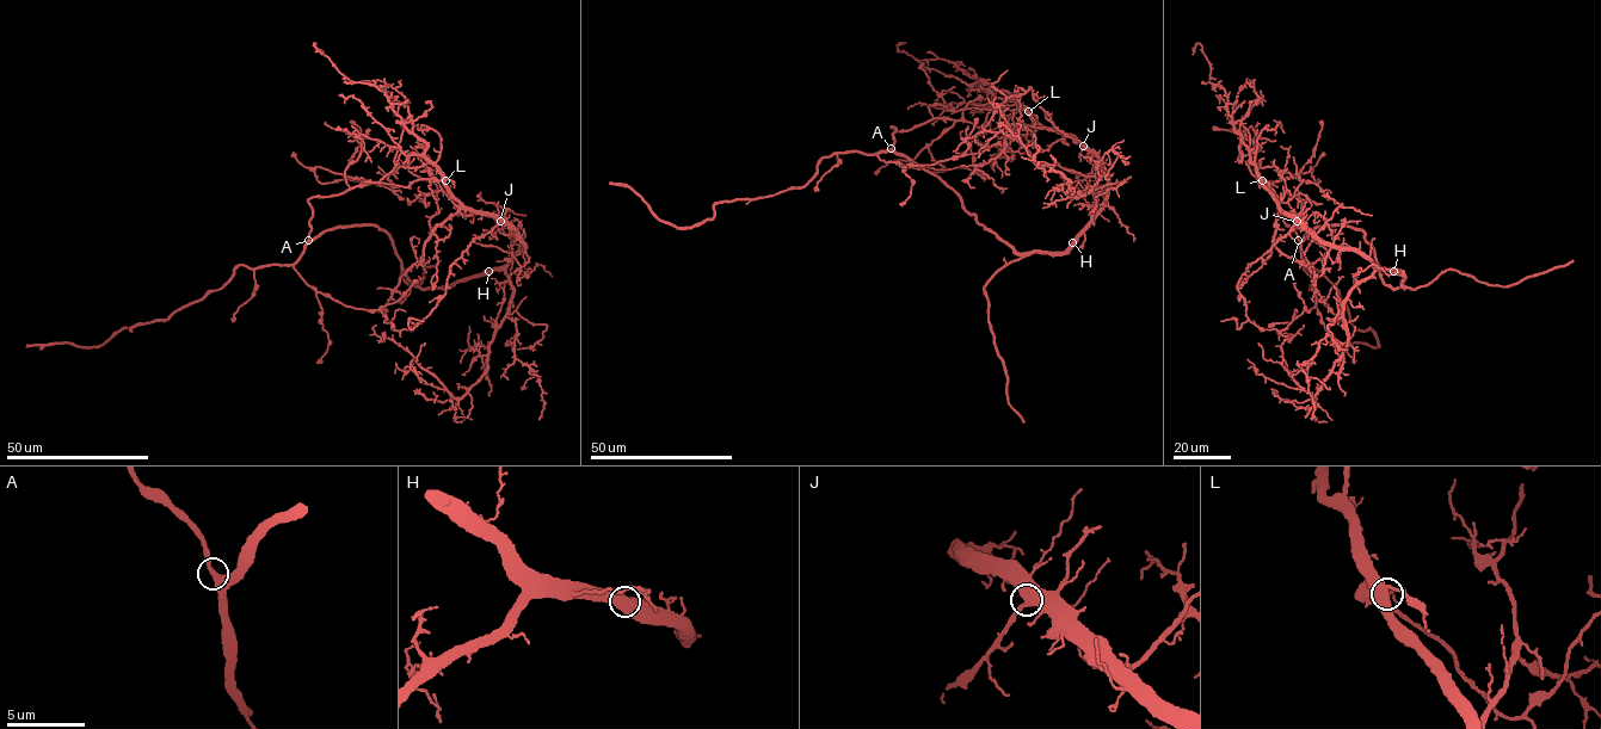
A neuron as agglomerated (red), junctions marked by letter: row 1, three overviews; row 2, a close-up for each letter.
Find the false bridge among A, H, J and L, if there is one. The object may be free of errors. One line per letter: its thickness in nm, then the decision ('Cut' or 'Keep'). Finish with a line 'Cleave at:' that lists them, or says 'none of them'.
A: Thickness 460 nm. Keep
H: Thickness 950 nm. Keep
J: Thickness 550 nm. Keep
L: Thickness 460 nm. Keep
Cleave at: none of them

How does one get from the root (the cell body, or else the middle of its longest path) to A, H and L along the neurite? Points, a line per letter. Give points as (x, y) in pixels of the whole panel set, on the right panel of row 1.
A: (1365, 235), (1360, 230), (1344, 226), (1318, 226), (1298, 240)
H: (1365, 235), (1372, 247), (1381, 280), (1391, 289), (1403, 286), (1403, 275), (1393, 271)
L: (1365, 235), (1344, 226), (1318, 226), (1300, 240), (1279, 212), (1280, 196), (1269, 183), (1260, 186), (1262, 180)

